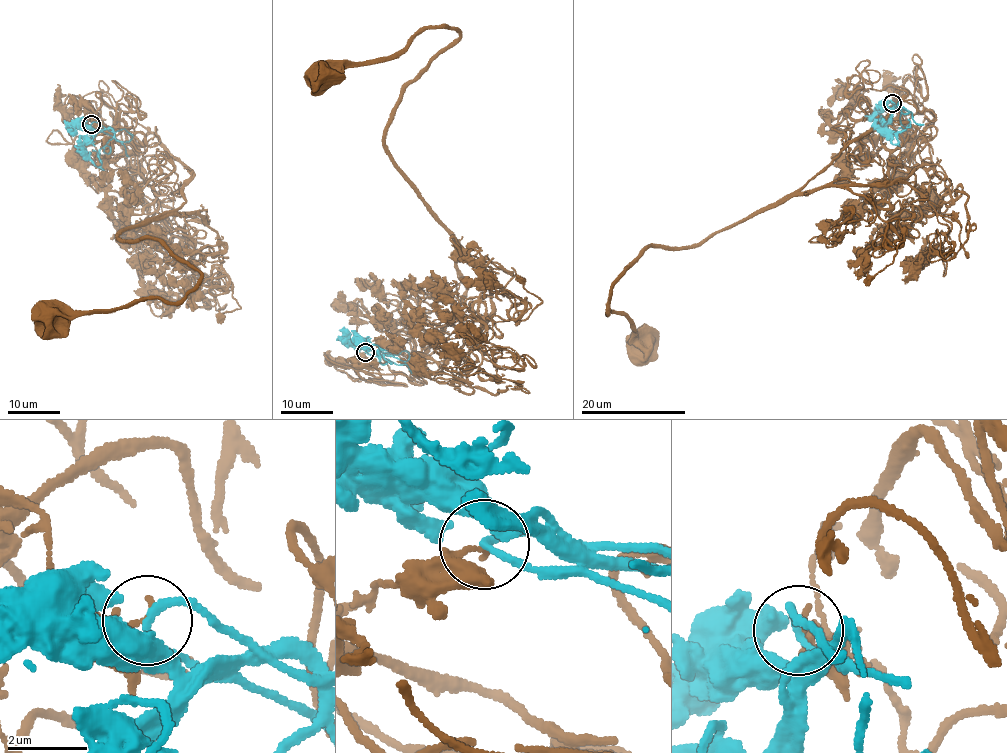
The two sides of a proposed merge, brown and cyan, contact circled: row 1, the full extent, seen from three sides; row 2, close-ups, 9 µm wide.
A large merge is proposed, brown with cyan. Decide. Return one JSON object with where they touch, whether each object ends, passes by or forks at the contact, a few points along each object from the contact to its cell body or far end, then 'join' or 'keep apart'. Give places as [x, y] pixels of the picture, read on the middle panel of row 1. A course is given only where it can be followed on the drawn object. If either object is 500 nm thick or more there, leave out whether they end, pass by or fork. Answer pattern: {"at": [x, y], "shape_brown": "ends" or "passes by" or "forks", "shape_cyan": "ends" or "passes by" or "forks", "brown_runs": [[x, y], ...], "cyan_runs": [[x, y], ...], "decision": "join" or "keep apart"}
{"at": [365, 352], "shape_brown": "passes by", "shape_cyan": "passes by", "brown_runs": [[365, 353], [347, 364], [411, 378], [467, 287], [384, 139], [458, 31], [322, 82]], "cyan_runs": [[365, 351], [370, 350], [360, 344], [377, 345], [382, 350], [378, 356], [372, 354]], "decision": "join"}

